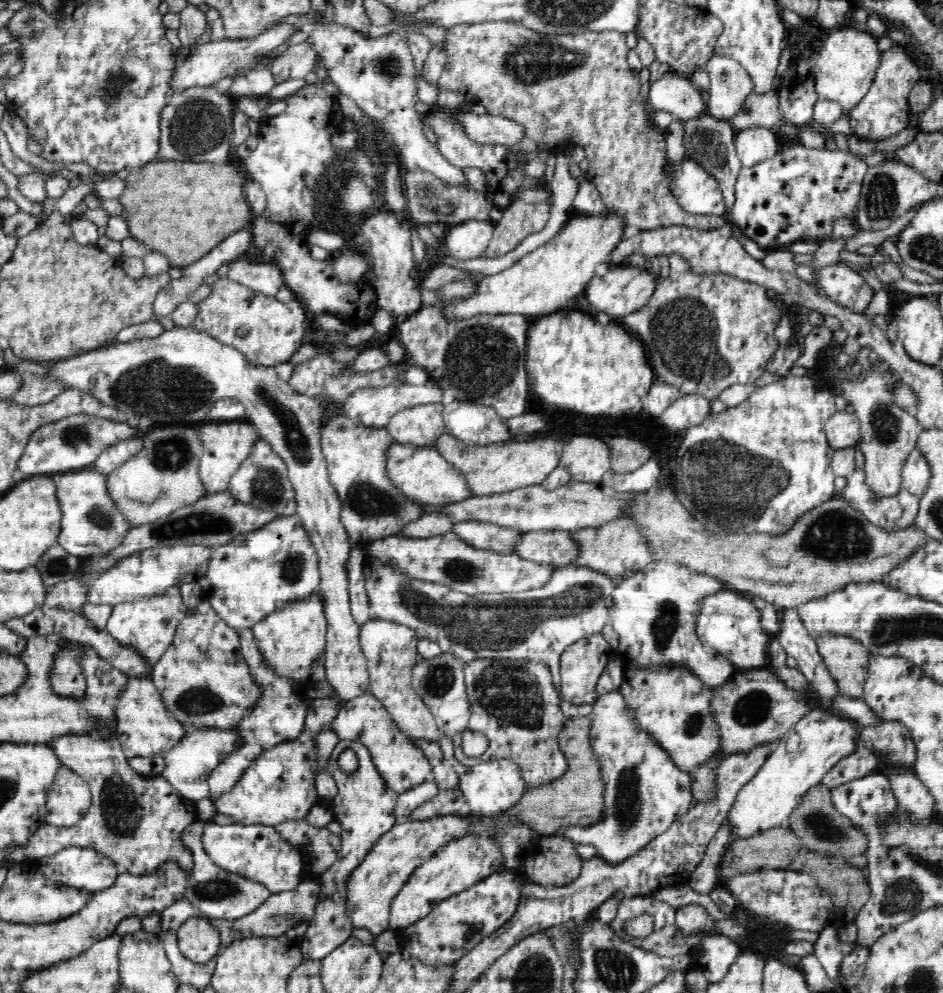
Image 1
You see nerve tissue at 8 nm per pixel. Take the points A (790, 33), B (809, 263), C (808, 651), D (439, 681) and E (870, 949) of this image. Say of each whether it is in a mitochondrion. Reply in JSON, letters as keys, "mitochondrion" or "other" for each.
{"A":"other","B":"other","C":"other","D":"mitochondrion","E":"other"}

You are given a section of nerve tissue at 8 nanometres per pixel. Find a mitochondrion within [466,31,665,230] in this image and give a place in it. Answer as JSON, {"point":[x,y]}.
{"point":[532,61]}

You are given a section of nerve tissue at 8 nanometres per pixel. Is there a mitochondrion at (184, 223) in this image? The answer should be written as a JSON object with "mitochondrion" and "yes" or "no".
{"mitochondrion":"no"}

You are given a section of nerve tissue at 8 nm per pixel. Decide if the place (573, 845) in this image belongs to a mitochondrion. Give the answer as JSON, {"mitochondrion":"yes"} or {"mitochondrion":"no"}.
{"mitochondrion":"no"}

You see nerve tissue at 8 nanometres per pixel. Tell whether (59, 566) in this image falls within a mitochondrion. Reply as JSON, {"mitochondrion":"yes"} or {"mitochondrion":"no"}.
{"mitochondrion":"yes"}

